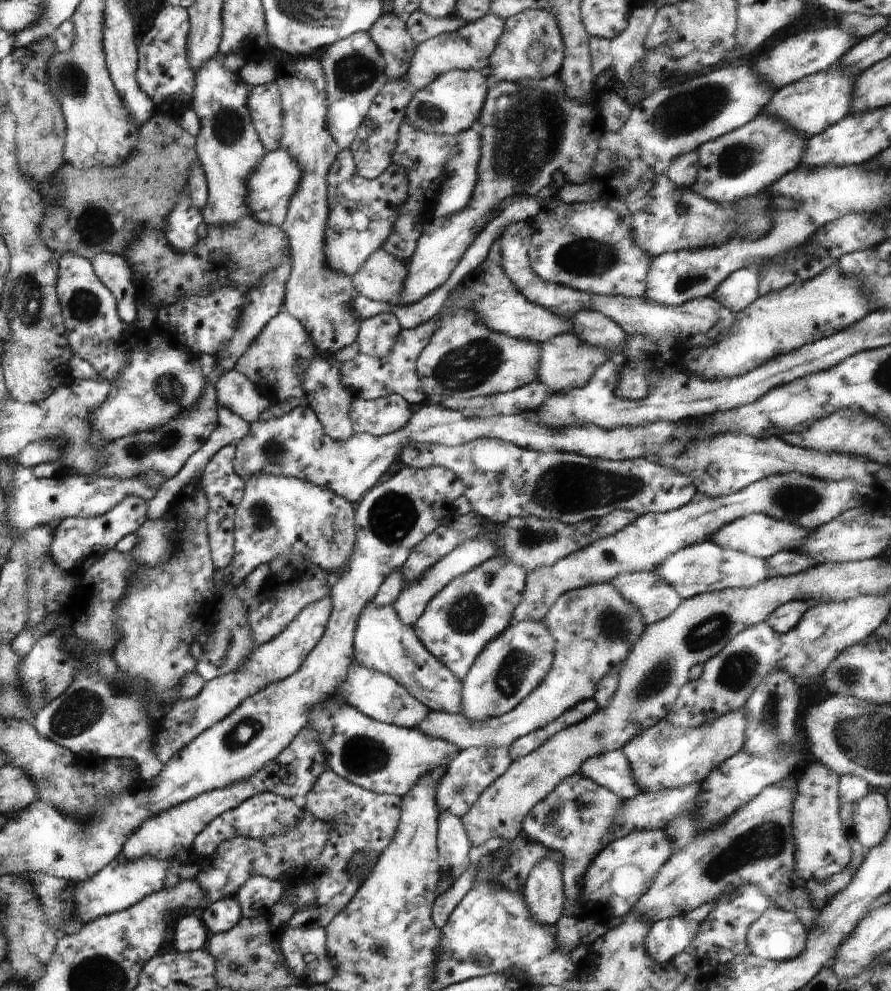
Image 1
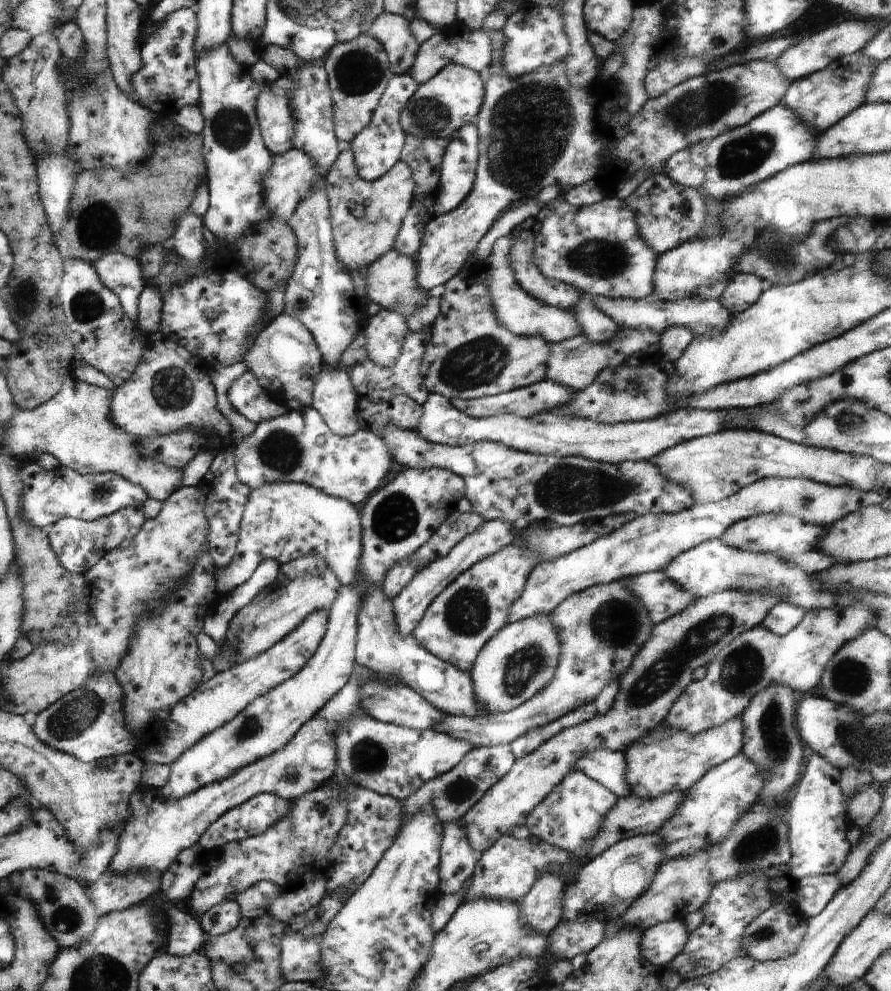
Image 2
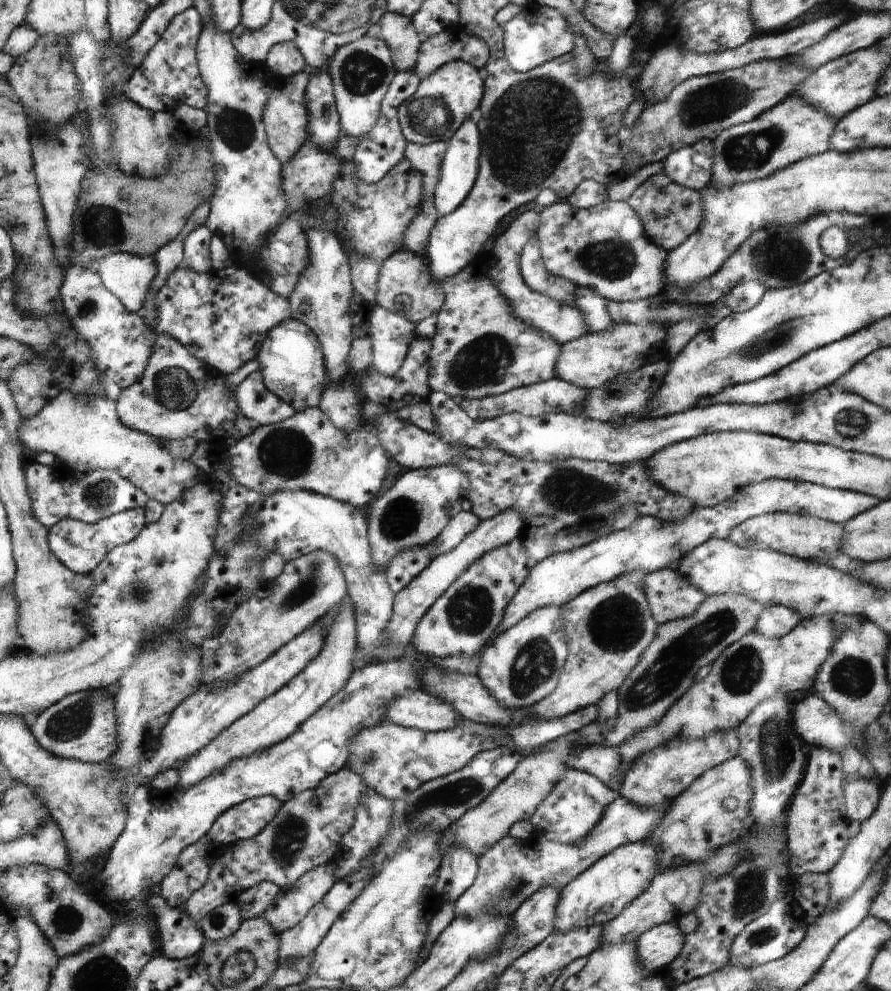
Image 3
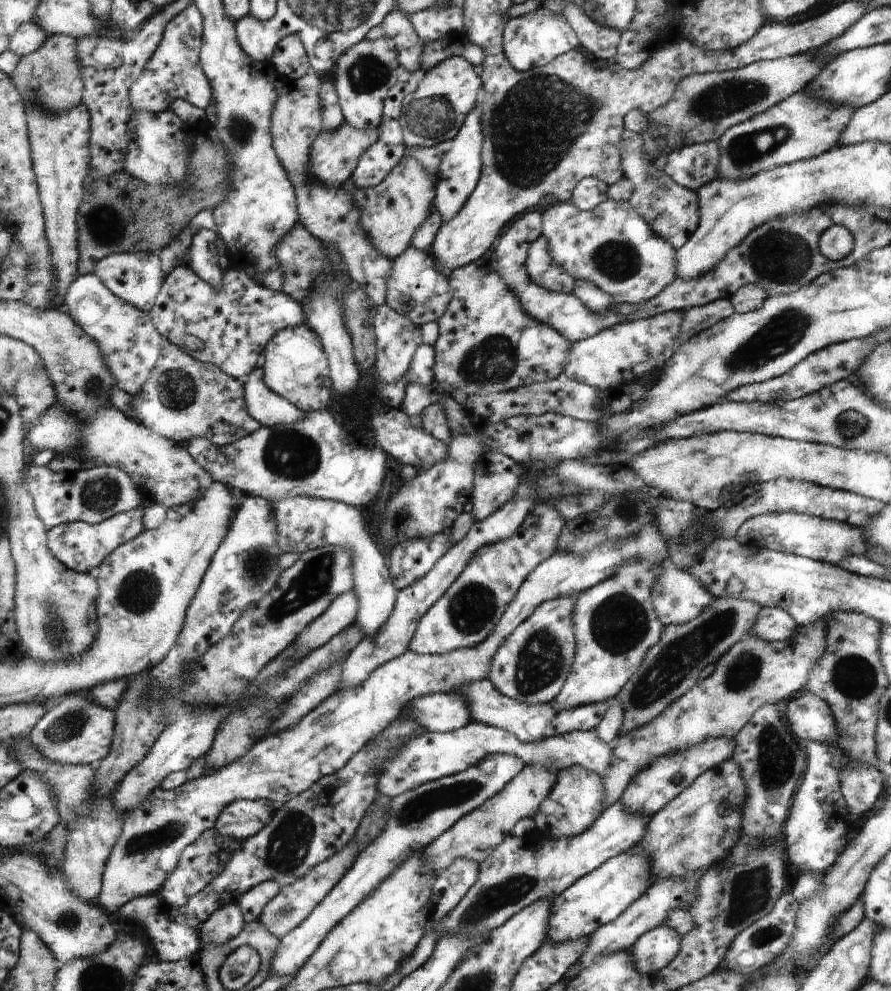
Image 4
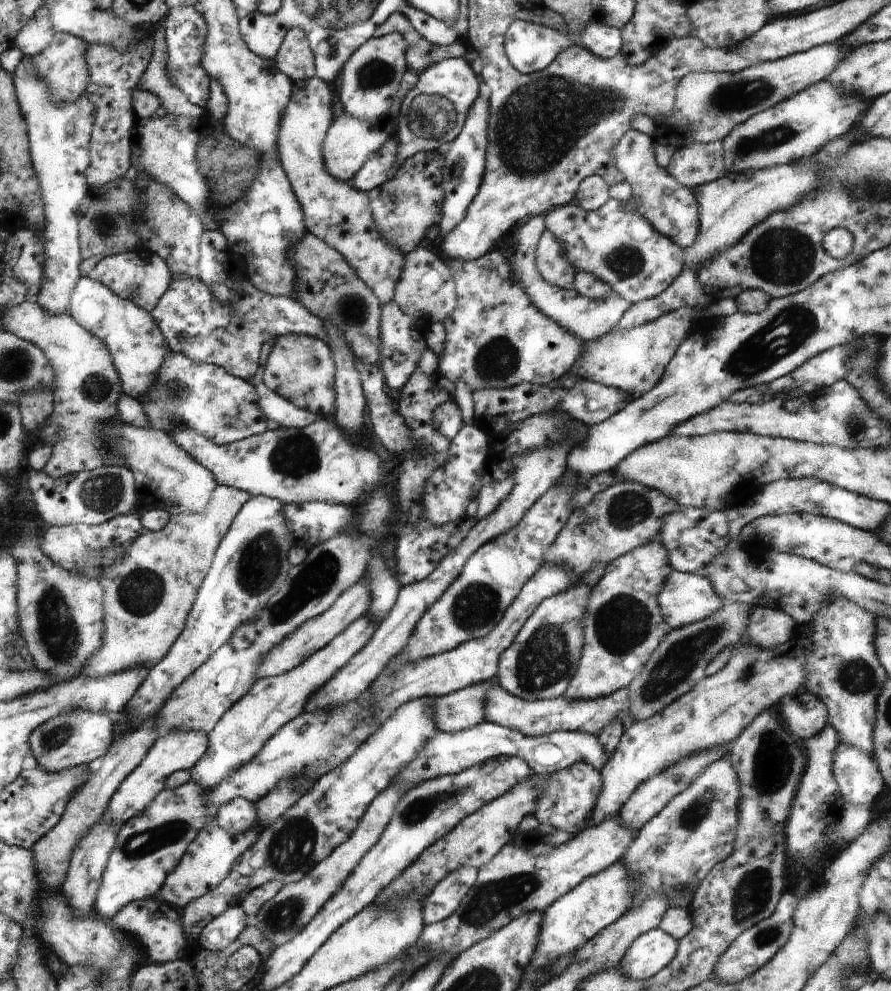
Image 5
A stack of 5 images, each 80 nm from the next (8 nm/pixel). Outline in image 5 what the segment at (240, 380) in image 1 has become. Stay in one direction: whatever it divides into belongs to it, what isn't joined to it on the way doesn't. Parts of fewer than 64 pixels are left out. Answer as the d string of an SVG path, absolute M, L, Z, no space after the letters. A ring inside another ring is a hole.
M260 366L250 379L259 396L259 405L269 422L277 422L280 427L304 429L322 418L309 410L298 407L289 399L282 398L277 392L270 390L263 381L264 366Z

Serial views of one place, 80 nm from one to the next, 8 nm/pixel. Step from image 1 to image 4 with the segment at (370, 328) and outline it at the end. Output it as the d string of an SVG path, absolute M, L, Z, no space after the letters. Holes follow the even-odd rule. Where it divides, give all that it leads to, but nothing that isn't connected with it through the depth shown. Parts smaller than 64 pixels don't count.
M384 304L376 308L374 326L377 329L377 369L376 376L382 382L395 383L404 378L405 372L413 362L414 353L424 344L421 328L406 315L398 314L393 308Z

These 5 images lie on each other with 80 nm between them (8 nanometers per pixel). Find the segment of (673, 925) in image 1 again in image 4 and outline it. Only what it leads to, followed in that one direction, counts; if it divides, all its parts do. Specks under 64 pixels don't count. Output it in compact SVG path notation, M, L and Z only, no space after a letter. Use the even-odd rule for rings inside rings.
M662 925L645 933L629 950L636 970L644 974L659 973L677 957L681 936Z

